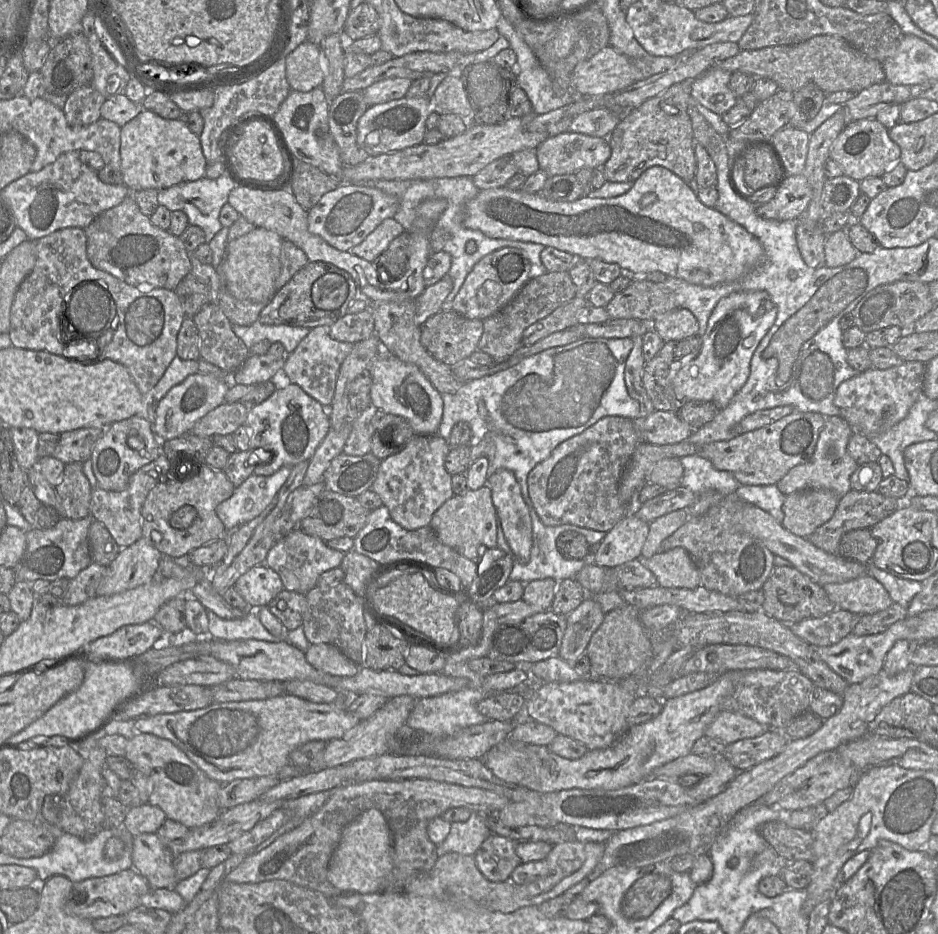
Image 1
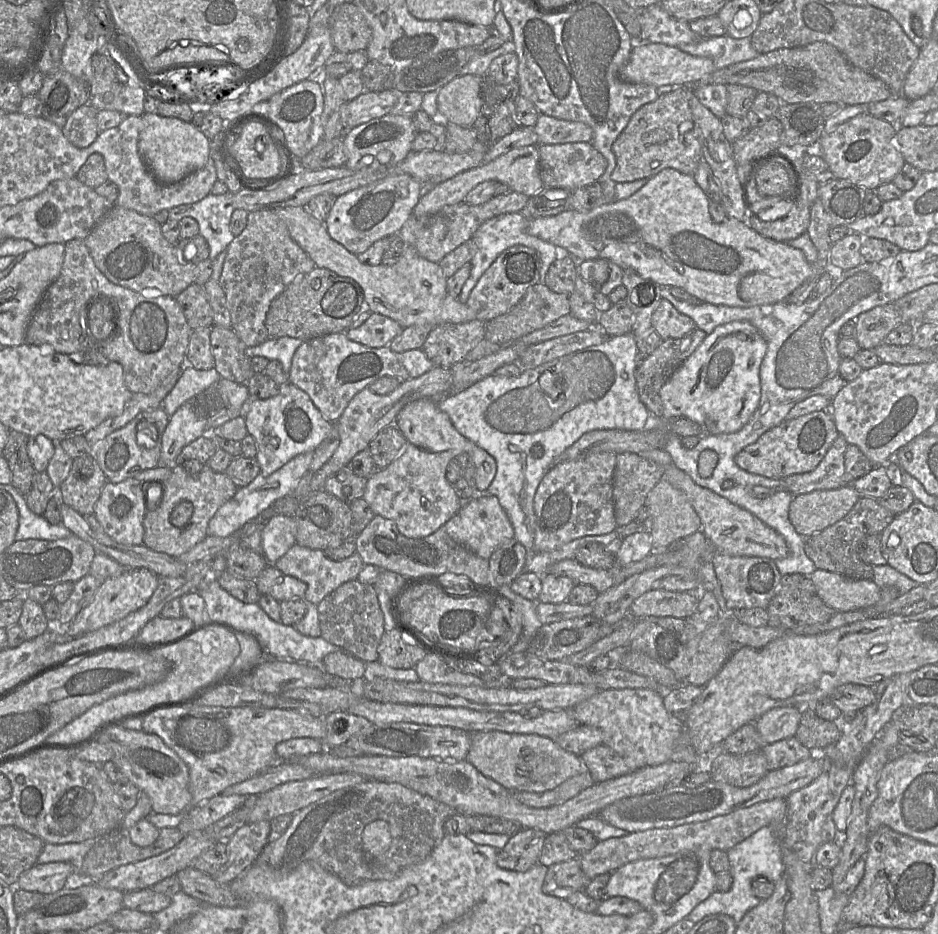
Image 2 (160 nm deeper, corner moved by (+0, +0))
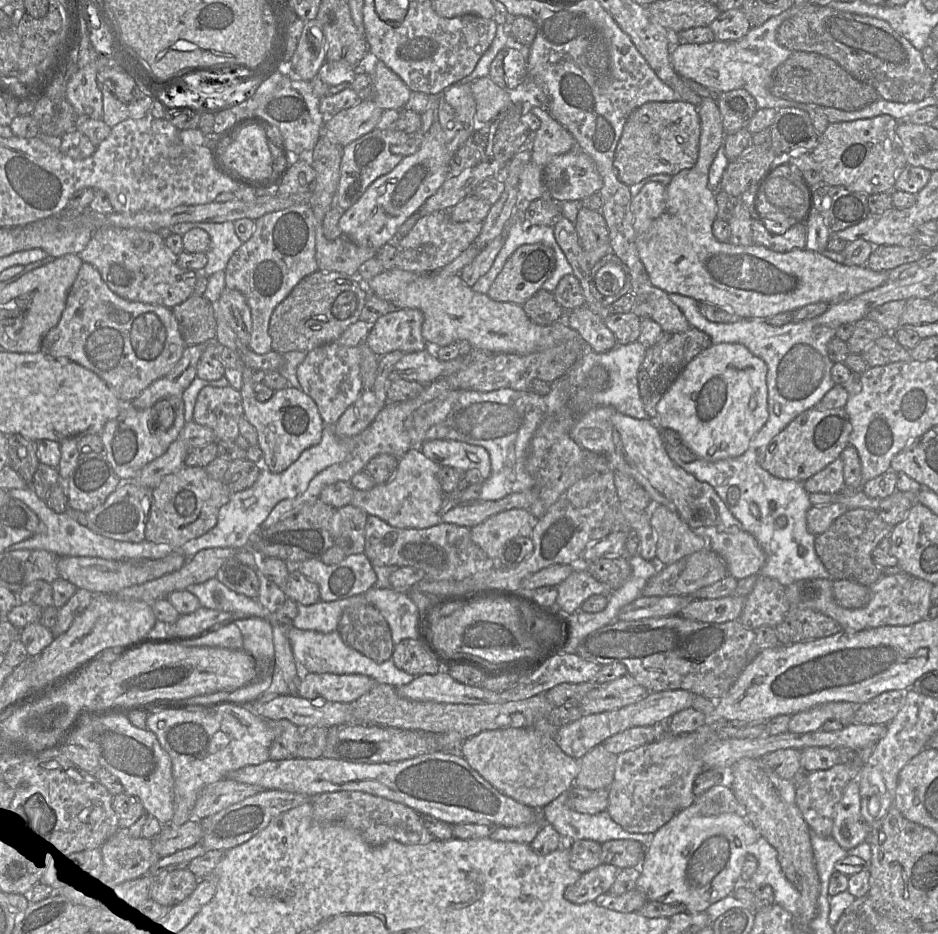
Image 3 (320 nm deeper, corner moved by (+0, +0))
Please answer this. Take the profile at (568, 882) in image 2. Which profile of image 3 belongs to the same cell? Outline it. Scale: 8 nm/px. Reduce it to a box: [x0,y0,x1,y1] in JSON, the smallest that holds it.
[564,862,619,904]

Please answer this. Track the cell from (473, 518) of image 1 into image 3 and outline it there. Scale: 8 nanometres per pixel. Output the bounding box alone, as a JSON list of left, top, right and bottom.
[472,508,536,559]

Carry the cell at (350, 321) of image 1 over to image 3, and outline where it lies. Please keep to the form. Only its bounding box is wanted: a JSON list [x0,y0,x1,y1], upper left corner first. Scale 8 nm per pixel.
[365,309,428,357]

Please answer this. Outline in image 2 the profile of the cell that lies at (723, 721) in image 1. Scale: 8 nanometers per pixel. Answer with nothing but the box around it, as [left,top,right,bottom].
[754,707,802,744]

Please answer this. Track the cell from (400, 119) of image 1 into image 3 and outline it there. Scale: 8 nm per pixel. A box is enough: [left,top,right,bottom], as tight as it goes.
[335,130,410,211]

